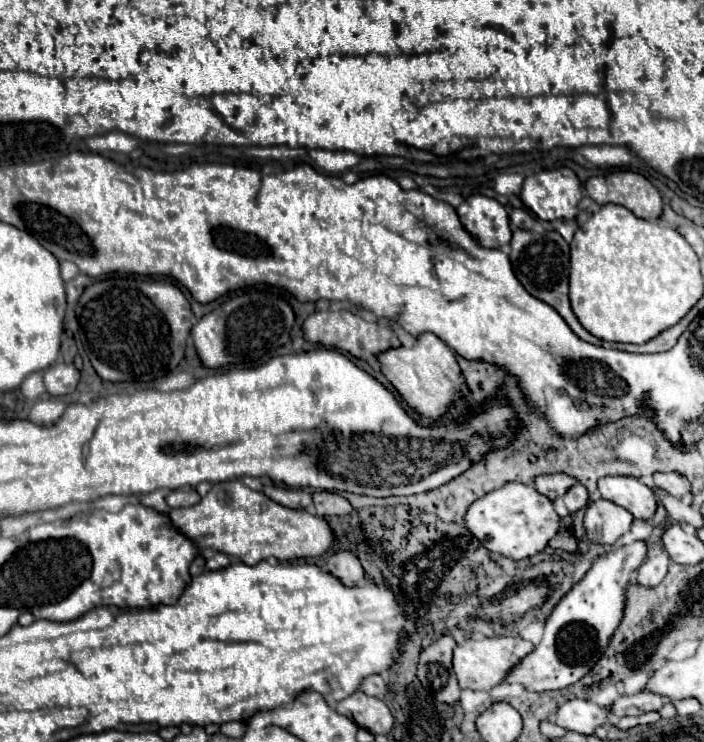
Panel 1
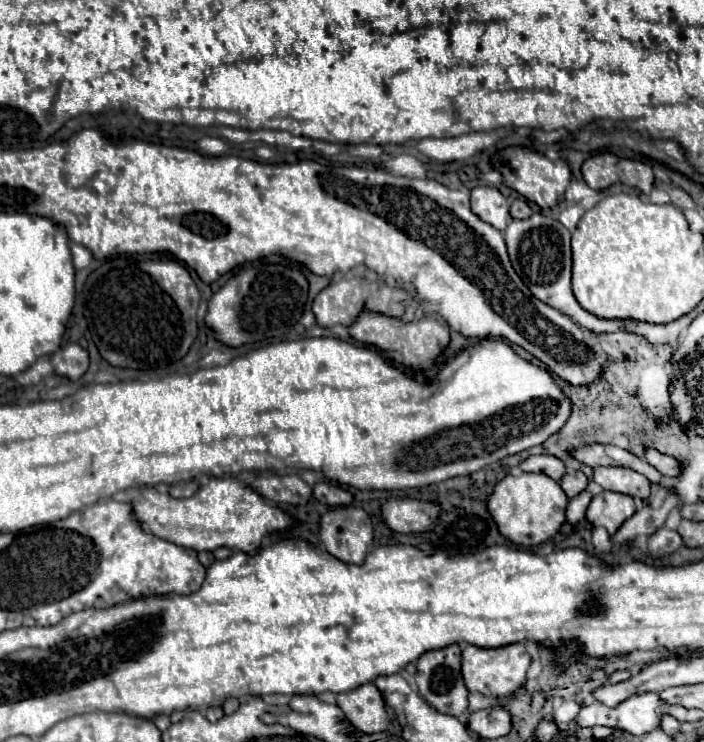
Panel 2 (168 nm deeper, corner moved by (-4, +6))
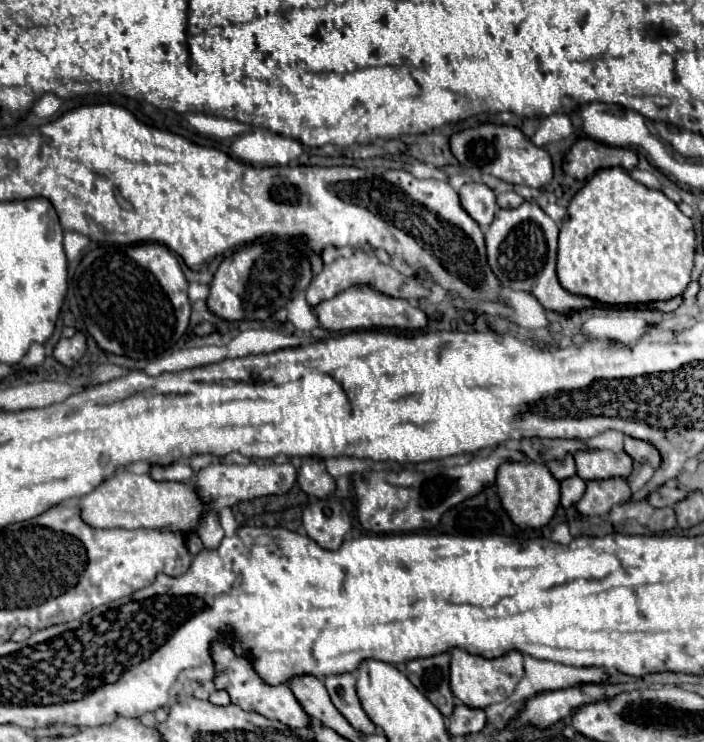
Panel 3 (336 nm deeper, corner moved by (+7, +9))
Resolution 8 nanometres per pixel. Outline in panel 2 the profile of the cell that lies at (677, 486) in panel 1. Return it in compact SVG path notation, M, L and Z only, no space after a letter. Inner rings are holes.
M647 448L647 450L645 450L645 460L647 460L653 468L657 468L661 474L665 474L665 476L677 478L677 476L681 474L681 464L679 464L679 460L671 458L671 456L667 456L667 454L661 454L661 452L657 452L655 448Z

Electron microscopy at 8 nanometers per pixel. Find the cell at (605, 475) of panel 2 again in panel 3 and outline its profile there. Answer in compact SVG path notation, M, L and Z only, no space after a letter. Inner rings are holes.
M590 449L578 451L574 459L578 467L578 477L584 481L614 479L614 477L628 479L632 473L632 459L626 453Z

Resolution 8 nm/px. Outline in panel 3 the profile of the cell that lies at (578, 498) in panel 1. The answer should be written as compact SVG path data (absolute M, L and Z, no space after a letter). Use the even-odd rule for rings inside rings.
M568 455L568 457L562 459L562 461L550 461L550 463L548 463L548 469L552 471L552 477L554 477L556 481L564 481L564 479L576 475L576 465L574 465L572 455Z

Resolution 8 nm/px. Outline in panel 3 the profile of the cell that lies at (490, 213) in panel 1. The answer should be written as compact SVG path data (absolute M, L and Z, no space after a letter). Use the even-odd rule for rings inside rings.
M464 183L458 195L466 213L486 231L500 209L494 191L484 183Z

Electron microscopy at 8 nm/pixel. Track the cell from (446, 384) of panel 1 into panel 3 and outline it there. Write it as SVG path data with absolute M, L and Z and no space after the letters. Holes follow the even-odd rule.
M354 285L336 297L322 301L316 307L318 321L328 331L358 331L358 329L400 329L400 331L420 331L428 327L428 317L422 309L412 307L406 299L386 297L366 285Z

